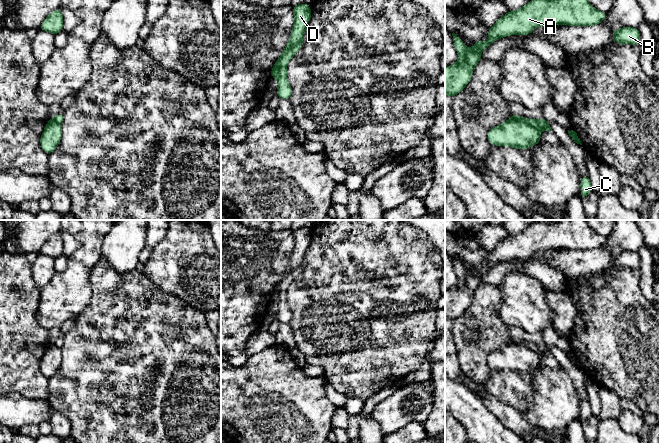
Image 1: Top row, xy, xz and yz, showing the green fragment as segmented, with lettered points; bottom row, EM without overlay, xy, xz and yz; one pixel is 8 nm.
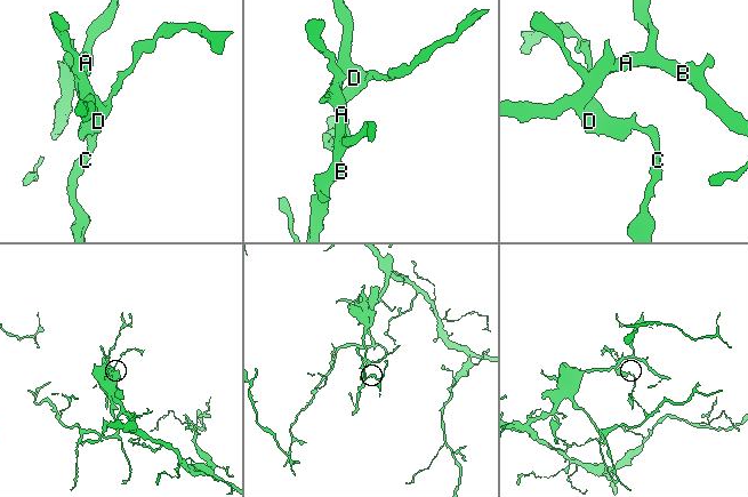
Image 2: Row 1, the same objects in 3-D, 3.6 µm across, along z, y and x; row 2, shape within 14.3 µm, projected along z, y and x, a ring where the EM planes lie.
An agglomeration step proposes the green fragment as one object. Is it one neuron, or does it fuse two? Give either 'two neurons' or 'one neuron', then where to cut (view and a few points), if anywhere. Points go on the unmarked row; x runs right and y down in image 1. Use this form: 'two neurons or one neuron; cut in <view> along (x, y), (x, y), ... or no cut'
two neurons; cut in xz along (301, 263), (281, 282), (280, 299), (277, 302)

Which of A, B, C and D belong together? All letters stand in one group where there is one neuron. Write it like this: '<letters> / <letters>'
A B D / C

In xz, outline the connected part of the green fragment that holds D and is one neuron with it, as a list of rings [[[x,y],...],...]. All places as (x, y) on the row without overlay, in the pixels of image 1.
[[[307,227],[298,228],[292,231],[295,239],[294,249],[291,255],[291,261],[288,268],[285,270],[282,279],[275,286],[271,293],[271,302],[278,303],[280,300],[280,284],[283,279],[294,269],[299,267],[305,257],[306,251],[311,243],[311,231]]]

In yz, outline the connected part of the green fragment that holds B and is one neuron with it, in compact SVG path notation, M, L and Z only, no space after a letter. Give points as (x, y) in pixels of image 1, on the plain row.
M622 251L615 253L612 259L612 265L620 268L640 269L640 255L638 252Z

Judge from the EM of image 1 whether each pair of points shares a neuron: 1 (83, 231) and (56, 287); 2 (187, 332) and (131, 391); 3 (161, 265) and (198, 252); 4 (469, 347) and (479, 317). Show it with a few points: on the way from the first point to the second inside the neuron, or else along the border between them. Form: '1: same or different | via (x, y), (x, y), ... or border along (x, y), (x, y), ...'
1: same | via (84, 245), (84, 258), (70, 273)
2: same | via (172, 347), (162, 357), (158, 358), (141, 376)
3: same | via (170, 265), (182, 265), (189, 261)
4: same | via (473, 340), (473, 331), (479, 324)

